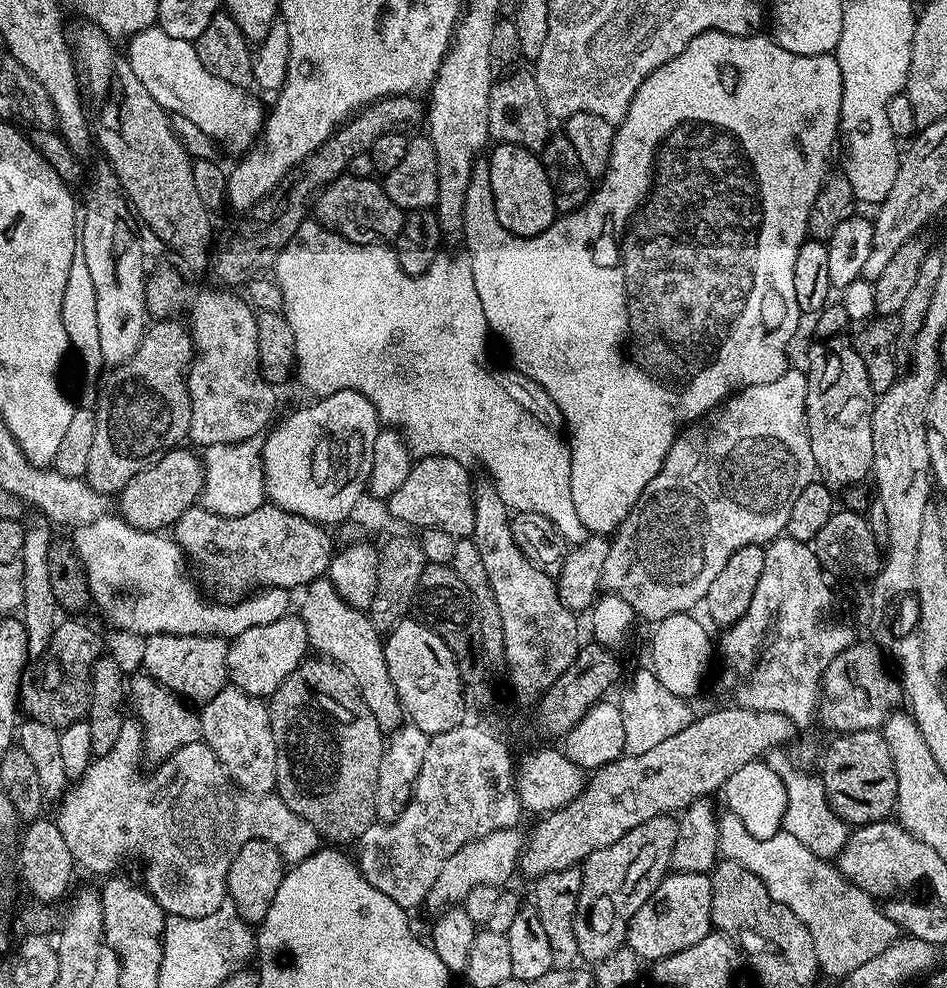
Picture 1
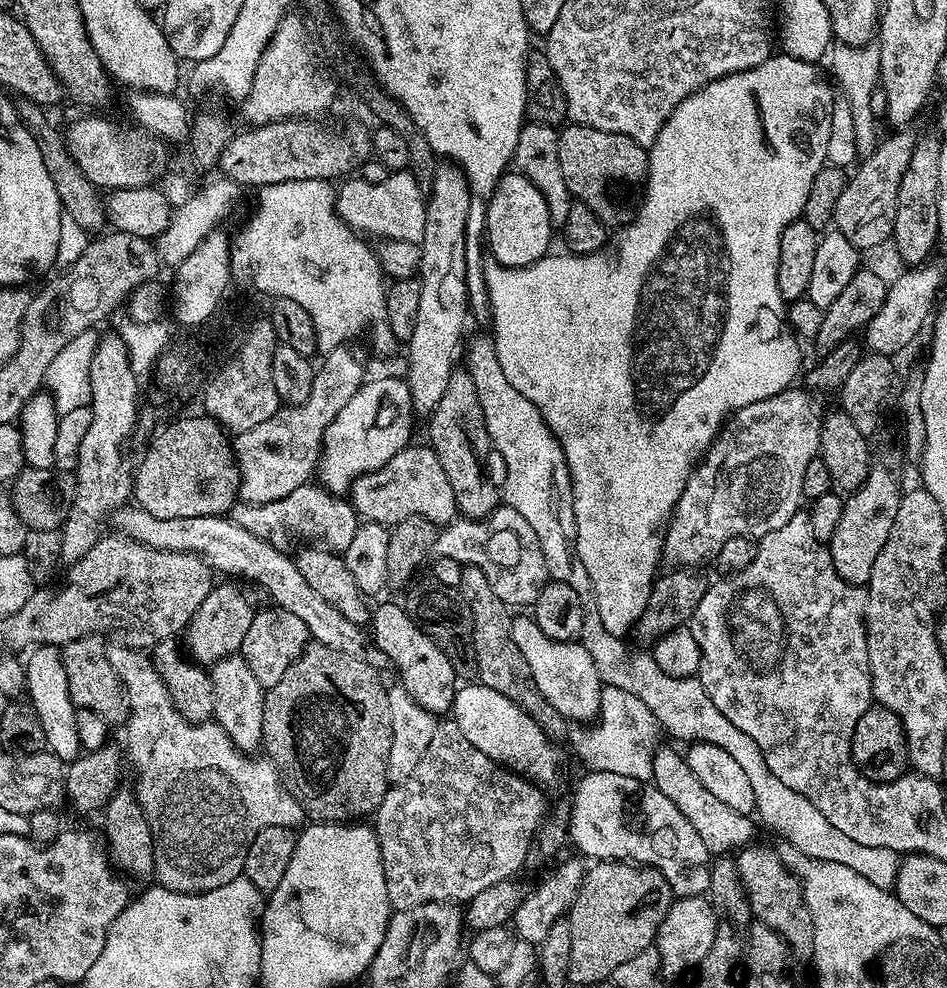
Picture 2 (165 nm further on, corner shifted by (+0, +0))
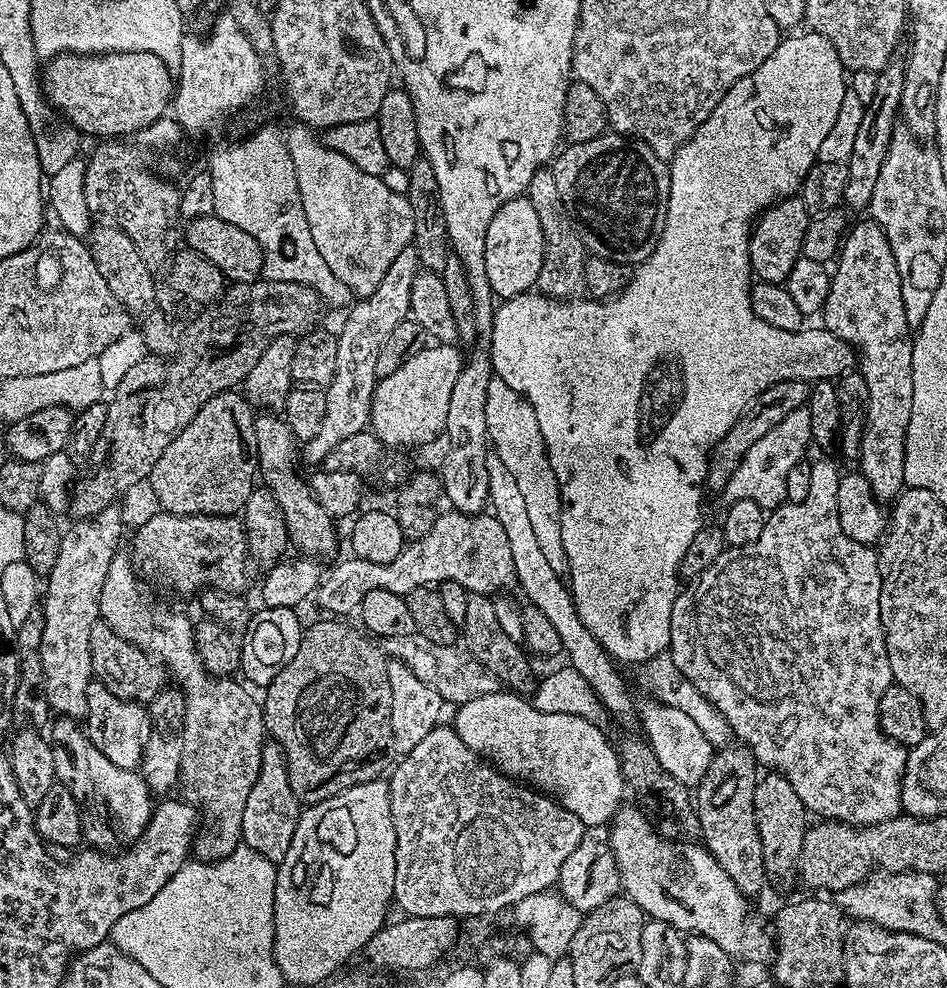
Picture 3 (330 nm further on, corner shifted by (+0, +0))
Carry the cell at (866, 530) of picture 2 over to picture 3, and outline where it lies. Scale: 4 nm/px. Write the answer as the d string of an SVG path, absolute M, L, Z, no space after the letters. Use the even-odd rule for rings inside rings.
M865 218L851 225L847 231L835 268L832 272L831 288L820 313L823 329L833 336L852 345L857 351L857 365L866 382L867 402L865 404L863 436L860 439L858 470L863 474L874 494L882 502L893 501L905 487L905 438L913 406L913 335L904 311L900 274L892 254L888 238L882 226L871 218Z

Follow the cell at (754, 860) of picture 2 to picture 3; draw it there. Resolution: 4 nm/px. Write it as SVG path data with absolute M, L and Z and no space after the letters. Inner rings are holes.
M774 771L764 775L757 779L754 790L754 818L758 822L758 834L762 838L762 858L769 877L776 879L777 876L784 880L791 872L793 875L797 871L804 833L810 827L810 813L785 776Z

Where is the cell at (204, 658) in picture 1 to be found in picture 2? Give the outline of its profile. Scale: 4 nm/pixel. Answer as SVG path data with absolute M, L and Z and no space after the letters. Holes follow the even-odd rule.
M217 583L212 587L206 602L198 606L194 618L190 618L182 633L182 644L187 655L201 666L217 664L222 658L239 653L246 633L250 630L250 622L254 622L257 614L257 609L252 608L251 598L239 588L239 583L224 583L228 584Z

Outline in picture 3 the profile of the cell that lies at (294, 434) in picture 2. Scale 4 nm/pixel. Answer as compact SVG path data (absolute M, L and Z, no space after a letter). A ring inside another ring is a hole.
M411 246L404 248L402 254L398 254L398 258L394 258L394 262L390 262L382 282L378 282L378 290L374 290L374 294L357 299L355 301L356 305L353 303L347 309L347 311L349 310L348 317L345 318L344 325L338 328L336 338L338 342L338 358L334 361L332 381L324 389L326 394L326 418L322 422L320 429L307 440L302 448L303 459L305 456L310 463L316 464L312 466L321 465L326 454L330 454L330 450L334 450L334 446L338 446L338 442L342 442L342 438L350 438L350 434L358 434L369 427L372 395L375 392L378 381L376 375L378 350L382 350L382 342L386 342L386 334L390 334L390 330L394 330L394 326L398 326L398 322L409 319L410 286L414 286L414 278L419 271L421 271L420 258L416 253L416 249Z

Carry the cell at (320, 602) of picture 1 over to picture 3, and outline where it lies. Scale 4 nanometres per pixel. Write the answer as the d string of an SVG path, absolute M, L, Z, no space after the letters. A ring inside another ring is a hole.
M260 414L256 416L256 463L258 476L266 487L278 498L278 506L282 510L282 518L286 522L288 539L297 553L309 558L321 558L320 556L337 555L336 552L336 528L334 517L318 502L318 498L312 493L311 483L300 477L296 469L295 460L298 460L298 441L293 436L290 426L276 414Z

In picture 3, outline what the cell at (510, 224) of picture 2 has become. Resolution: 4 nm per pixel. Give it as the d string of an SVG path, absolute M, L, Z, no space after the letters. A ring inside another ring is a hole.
M527 195L507 200L494 218L490 218L484 243L484 276L493 297L506 301L523 292L533 291L537 287L542 258L542 226L534 206L530 206Z

